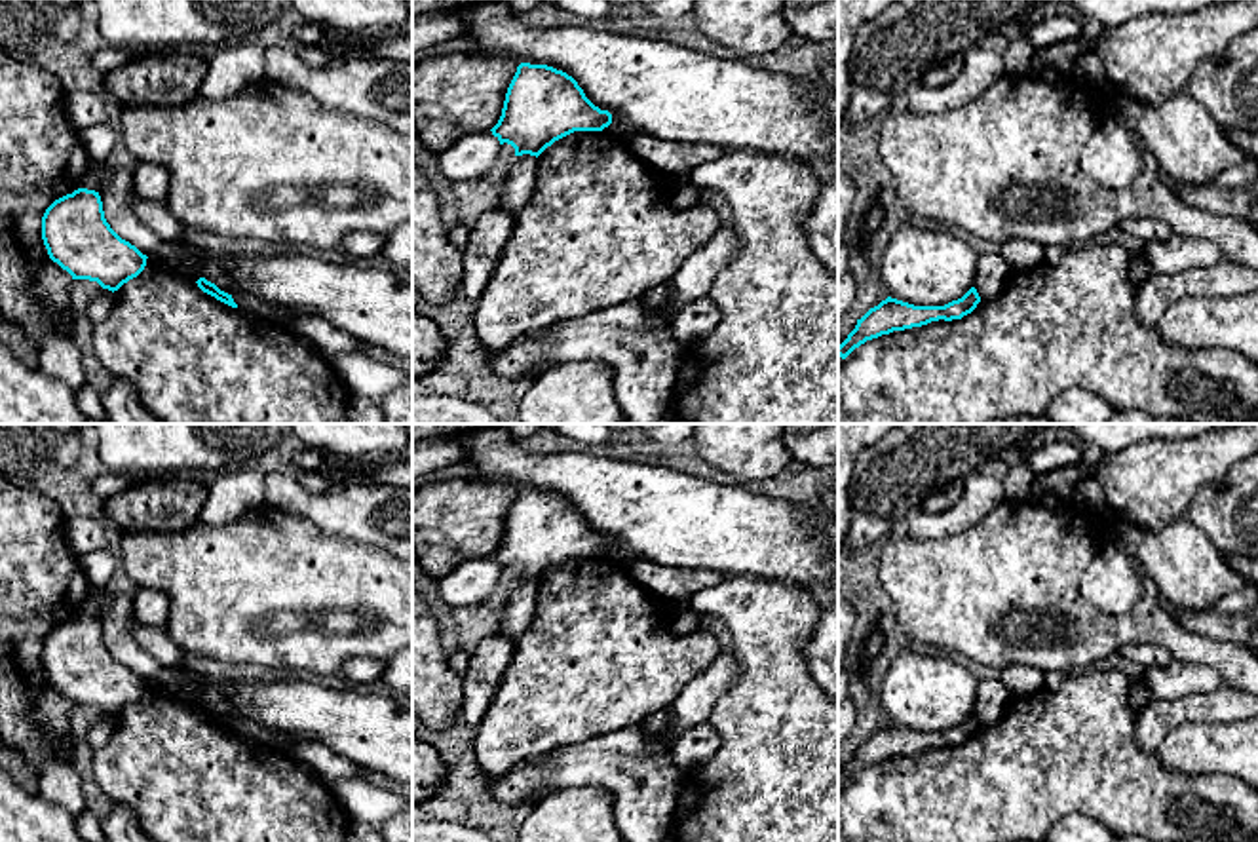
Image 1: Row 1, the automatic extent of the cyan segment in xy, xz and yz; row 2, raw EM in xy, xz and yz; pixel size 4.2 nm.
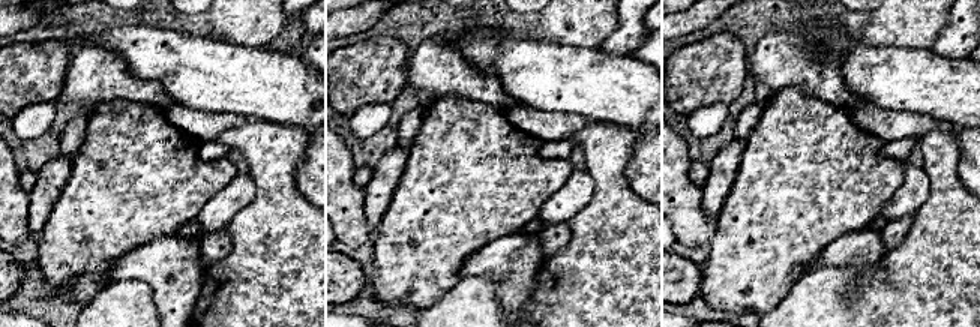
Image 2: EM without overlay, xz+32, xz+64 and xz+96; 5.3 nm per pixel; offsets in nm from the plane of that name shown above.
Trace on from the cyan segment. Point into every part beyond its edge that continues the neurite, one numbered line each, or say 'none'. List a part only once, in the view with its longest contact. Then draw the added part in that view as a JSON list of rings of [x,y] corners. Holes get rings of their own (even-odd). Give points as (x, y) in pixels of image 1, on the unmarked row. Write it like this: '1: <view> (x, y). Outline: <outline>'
none

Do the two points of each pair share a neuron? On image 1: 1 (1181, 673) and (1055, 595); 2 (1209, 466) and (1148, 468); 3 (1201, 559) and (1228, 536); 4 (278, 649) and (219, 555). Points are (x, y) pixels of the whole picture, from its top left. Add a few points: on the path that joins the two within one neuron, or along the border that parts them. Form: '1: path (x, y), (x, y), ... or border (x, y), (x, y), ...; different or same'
1: border (1175, 658), (1186, 664), (1209, 664), (1219, 671); different
2: path (1194, 466), (1163, 468); same
3: border (1184, 516), (1222, 552); different
4: path (278, 626), (278, 614), (242, 578); same

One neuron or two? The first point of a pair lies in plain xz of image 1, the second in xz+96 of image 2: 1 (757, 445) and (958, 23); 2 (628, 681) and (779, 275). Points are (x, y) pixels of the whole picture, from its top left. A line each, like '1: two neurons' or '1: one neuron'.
1: two neurons
2: one neuron

